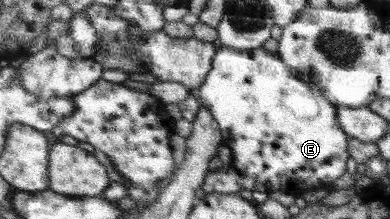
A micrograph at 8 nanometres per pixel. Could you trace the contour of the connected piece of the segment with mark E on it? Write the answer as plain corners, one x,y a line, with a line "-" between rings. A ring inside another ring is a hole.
221,47
216,52
215,61
212,63
212,70
208,72
208,78
201,83
199,87
200,97
199,102
202,106
209,109
212,115
215,117
217,124
220,127
221,136
224,137
222,141
223,146
231,149
233,153
233,162
231,162
231,168
210,171
208,176
205,176
204,184
201,184
201,189
205,193
218,193
218,194
239,194
242,188
246,188
249,191
264,191
270,193
272,191
292,192
295,197
301,197
301,195
307,190
317,191
323,186
329,186
331,182
335,182
337,178
341,178
347,170
347,158
349,158
349,152
347,151
347,140
349,140
348,133
346,133
339,120
337,120
337,106
329,101
327,97
320,91
317,85
303,82
299,76
297,76
295,70
289,68
287,64
281,61
281,58
275,53
266,51
265,49
252,49
247,51
237,51
228,47

